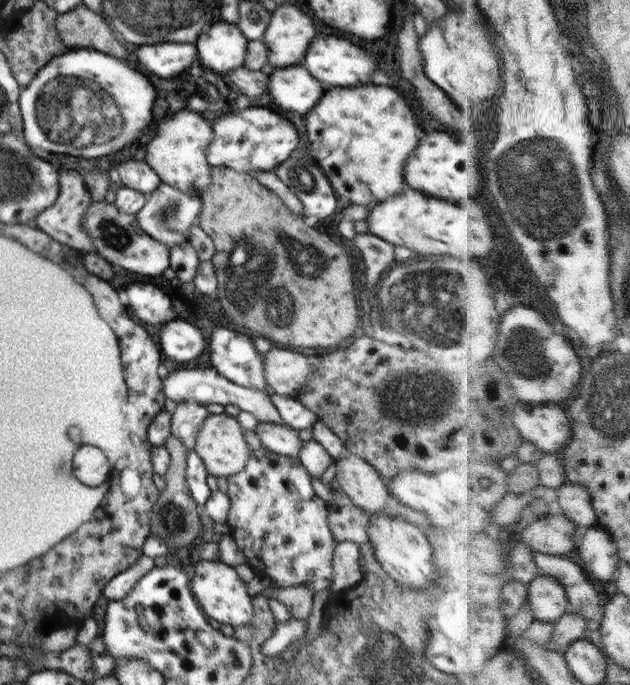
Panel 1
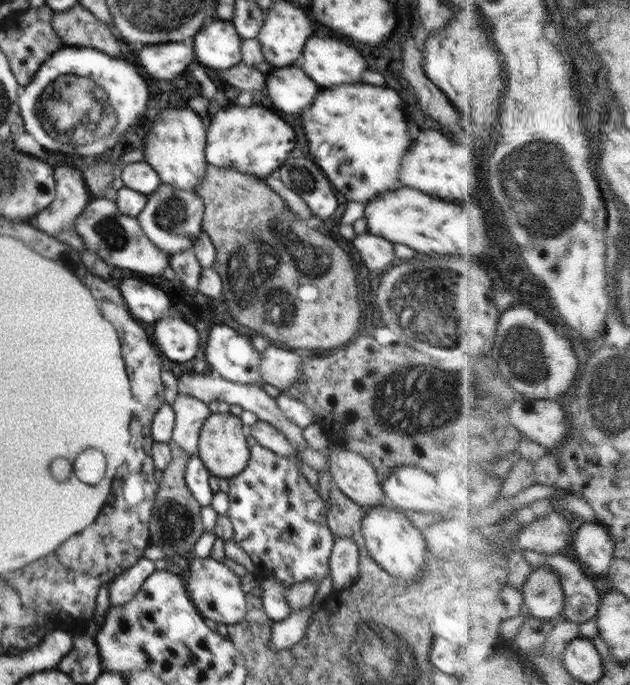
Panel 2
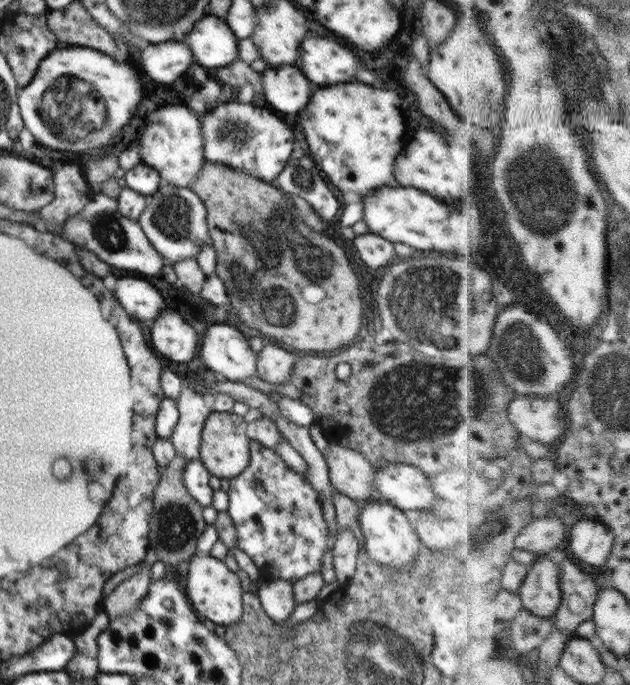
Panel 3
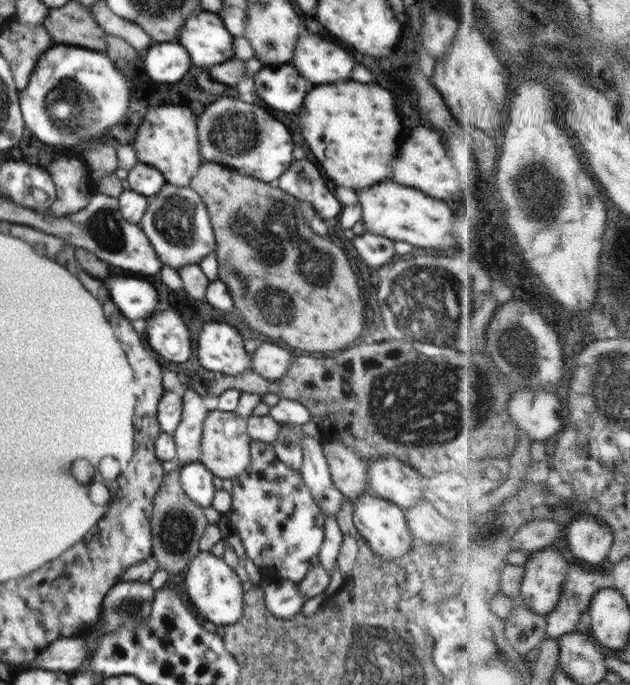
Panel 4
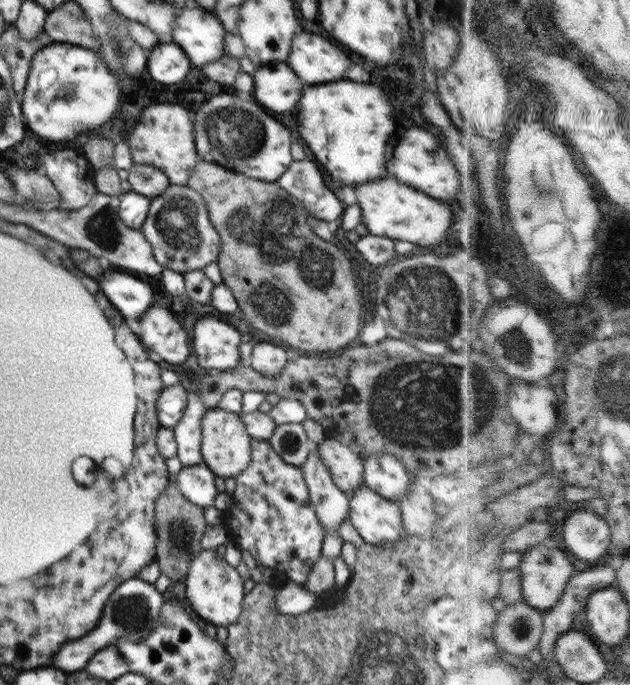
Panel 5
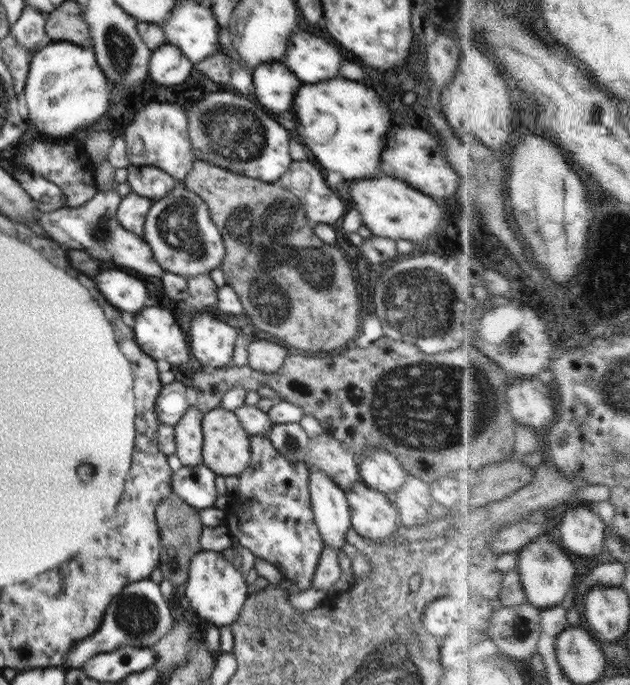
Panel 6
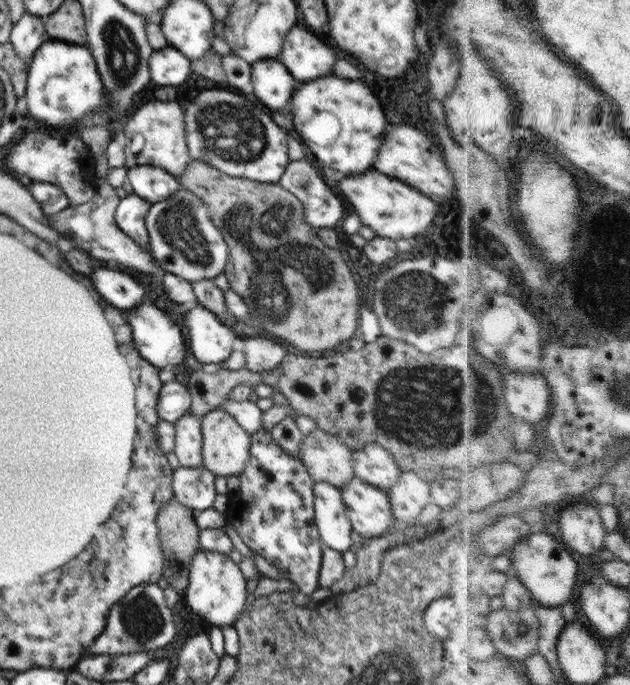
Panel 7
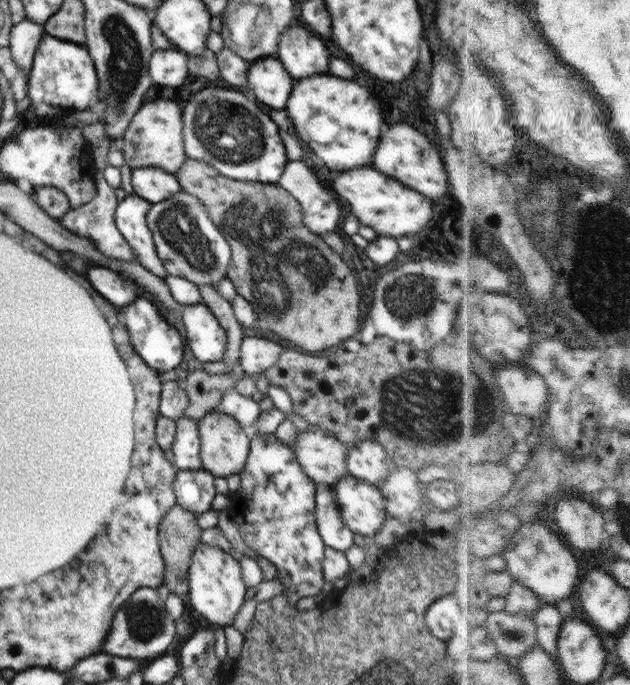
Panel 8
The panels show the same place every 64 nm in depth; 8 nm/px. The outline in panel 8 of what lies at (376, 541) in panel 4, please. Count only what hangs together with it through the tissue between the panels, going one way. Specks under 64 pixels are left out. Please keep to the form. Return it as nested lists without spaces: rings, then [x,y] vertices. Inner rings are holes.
[[[349,475],[330,489],[340,505],[342,519],[354,533],[372,539],[386,524],[389,514],[378,486]]]

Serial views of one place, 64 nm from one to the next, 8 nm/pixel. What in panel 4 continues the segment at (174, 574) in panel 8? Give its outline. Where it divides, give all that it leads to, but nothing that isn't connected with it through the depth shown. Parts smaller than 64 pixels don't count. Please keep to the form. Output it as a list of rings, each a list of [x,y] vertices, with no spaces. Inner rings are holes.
[[[182,463],[165,473],[162,485],[158,489],[153,502],[153,515],[150,520],[152,527],[152,555],[161,568],[168,574],[177,574],[187,570],[190,561],[200,553],[200,537],[205,534],[209,522],[205,517],[205,507],[192,501],[180,484]]]

